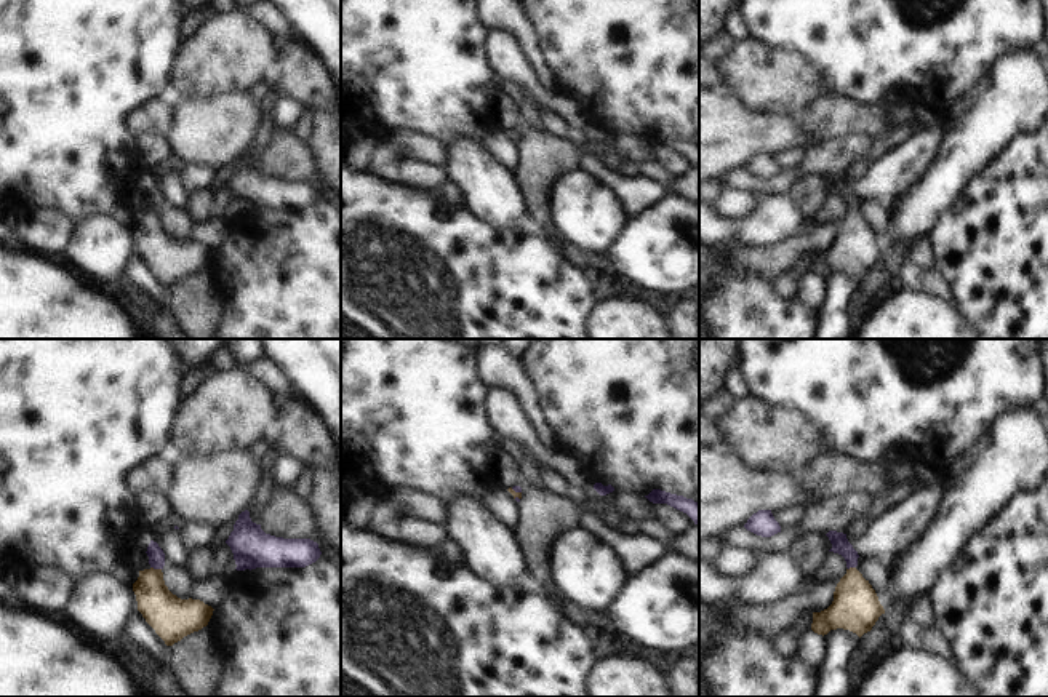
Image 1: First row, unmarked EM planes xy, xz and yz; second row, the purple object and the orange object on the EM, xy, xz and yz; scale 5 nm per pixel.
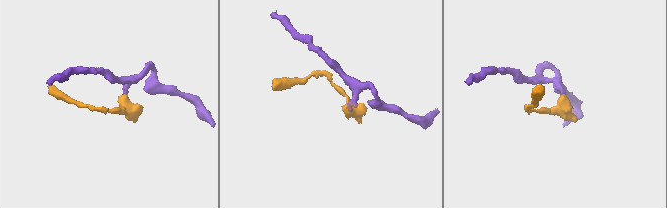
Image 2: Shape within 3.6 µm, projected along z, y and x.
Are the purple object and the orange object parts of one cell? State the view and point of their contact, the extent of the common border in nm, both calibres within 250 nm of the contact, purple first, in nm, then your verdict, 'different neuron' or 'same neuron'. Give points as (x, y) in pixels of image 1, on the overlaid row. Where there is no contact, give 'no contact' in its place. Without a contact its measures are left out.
meets purple in xy at (156, 568); contact 60 nm long; 80 nm thick on the purple side, 200 nm on the other; same neuron

